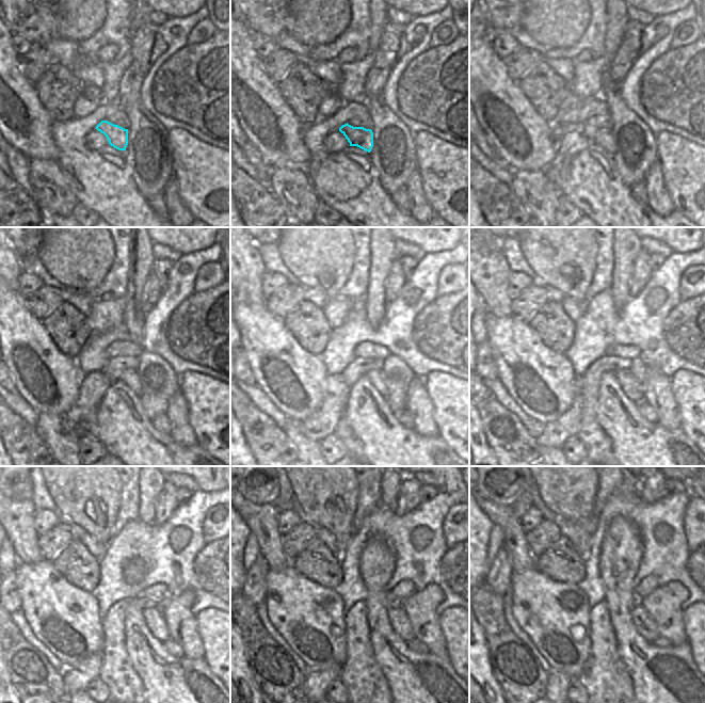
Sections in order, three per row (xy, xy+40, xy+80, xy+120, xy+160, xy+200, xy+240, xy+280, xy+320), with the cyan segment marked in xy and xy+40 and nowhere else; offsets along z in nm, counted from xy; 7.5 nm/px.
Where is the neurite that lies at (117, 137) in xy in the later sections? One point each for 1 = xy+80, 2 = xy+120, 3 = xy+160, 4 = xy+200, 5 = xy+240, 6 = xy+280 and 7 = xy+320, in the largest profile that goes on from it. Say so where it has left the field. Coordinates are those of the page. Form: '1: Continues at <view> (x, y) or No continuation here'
1: Continues at xy+80 (604, 138)
2: Continues at xy+120 (129, 377)
3: Continues at xy+160 (375, 377)
4: Continues at xy+200 (628, 383)
5: Continues at xy+240 (155, 620)
6: Continues at xy+280 (398, 618)
7: Continues at xy+320 (645, 626)

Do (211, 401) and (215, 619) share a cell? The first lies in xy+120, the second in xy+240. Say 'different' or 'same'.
same

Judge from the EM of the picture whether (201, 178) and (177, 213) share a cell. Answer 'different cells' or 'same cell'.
different cells

